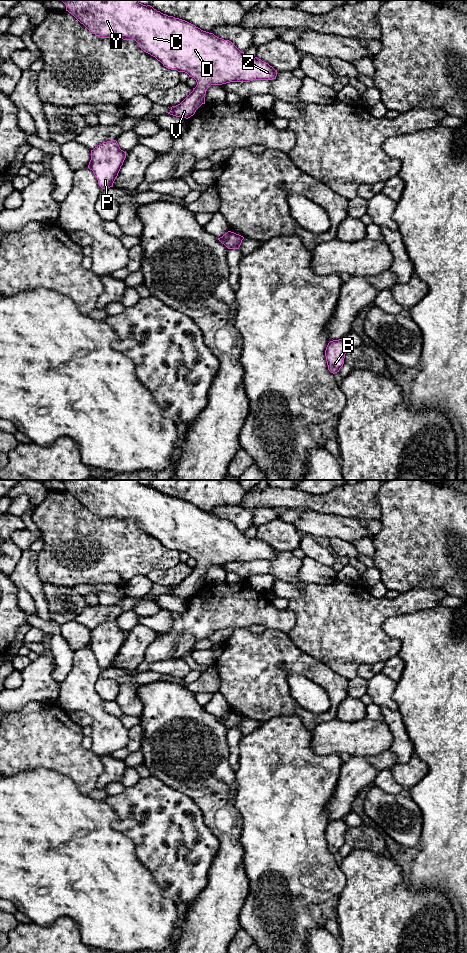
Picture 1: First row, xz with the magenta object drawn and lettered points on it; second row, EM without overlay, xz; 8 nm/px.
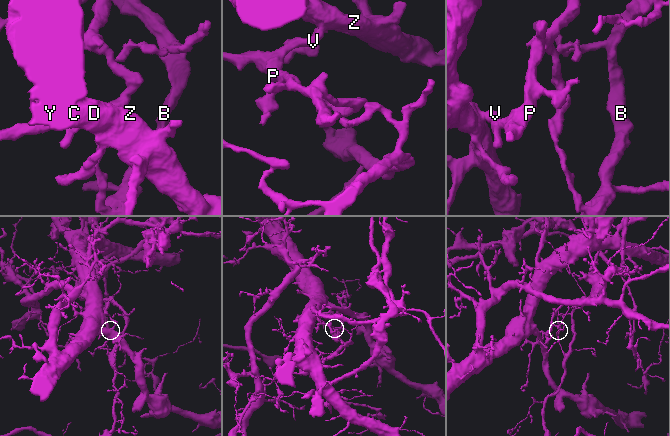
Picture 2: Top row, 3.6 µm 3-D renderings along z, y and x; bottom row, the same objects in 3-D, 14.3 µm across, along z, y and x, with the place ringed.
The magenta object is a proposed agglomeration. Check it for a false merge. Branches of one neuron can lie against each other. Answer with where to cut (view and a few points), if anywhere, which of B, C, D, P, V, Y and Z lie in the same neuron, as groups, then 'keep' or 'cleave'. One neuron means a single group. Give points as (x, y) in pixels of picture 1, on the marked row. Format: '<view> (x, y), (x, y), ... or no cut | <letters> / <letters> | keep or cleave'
xz (230, 231), (223, 243) | B / C D P V Y Z | cleave

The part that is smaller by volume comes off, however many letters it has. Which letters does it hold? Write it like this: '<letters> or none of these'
B

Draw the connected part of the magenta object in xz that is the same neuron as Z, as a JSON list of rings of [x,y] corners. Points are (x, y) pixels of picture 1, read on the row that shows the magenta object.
[[[138,0],[60,1],[66,5],[66,11],[96,36],[135,40],[144,52],[155,57],[164,67],[185,72],[196,80],[196,87],[180,104],[171,107],[170,115],[186,119],[193,116],[205,104],[204,96],[211,85],[272,80],[277,76],[277,70],[272,66],[257,57],[247,57],[231,41],[203,31],[185,20],[163,14]]]

